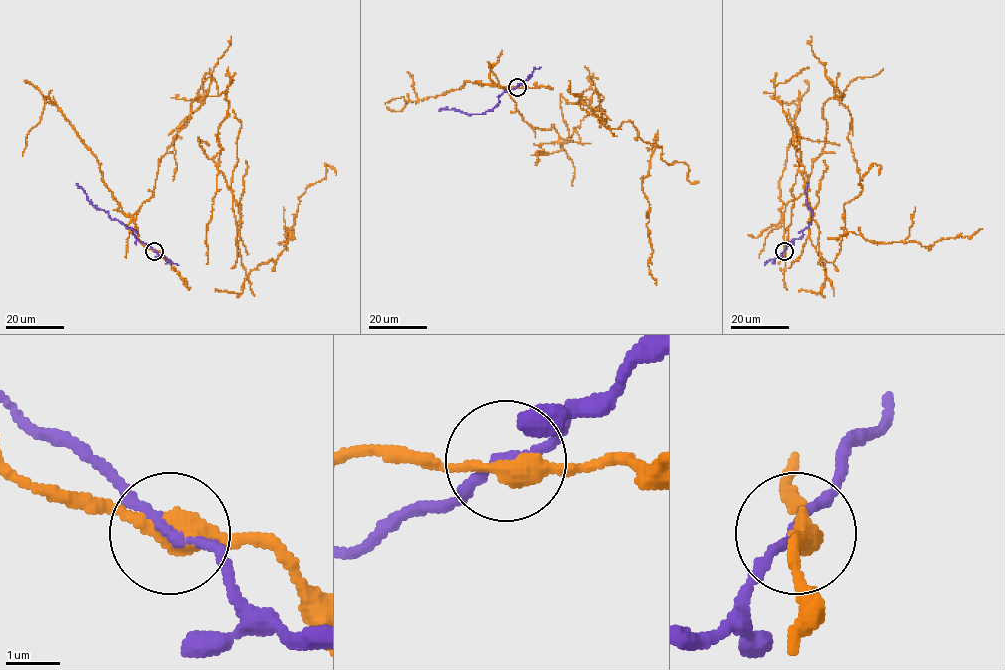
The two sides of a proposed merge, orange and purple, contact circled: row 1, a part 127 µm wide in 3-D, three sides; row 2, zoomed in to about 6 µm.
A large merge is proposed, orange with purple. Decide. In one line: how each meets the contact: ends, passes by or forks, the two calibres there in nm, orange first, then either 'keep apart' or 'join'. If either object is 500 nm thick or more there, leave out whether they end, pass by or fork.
orange passes by; purple passes by; calibres 360 and 180 nm; keep apart

